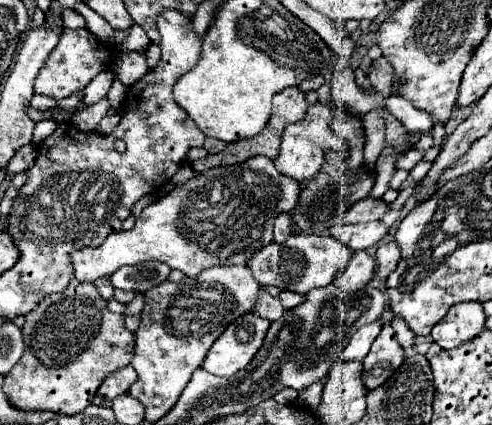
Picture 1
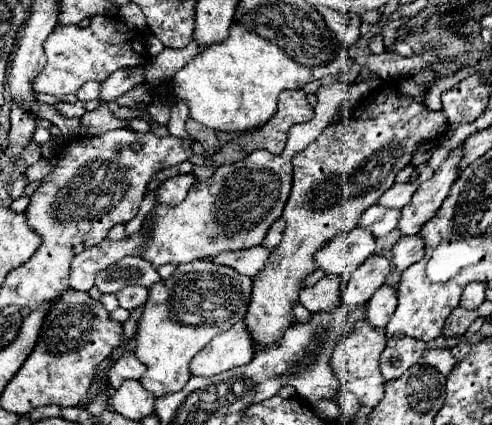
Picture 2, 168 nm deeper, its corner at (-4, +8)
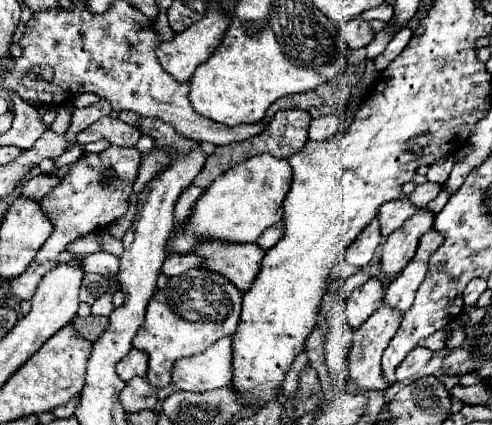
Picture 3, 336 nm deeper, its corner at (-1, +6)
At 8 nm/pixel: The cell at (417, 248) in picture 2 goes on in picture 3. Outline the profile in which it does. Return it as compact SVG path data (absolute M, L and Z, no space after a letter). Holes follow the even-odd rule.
M429 230L429 232L423 234L423 238L419 240L419 248L417 248L413 260L415 260L415 262L427 262L429 256L439 248L441 242L443 242L443 236L437 234L435 230Z

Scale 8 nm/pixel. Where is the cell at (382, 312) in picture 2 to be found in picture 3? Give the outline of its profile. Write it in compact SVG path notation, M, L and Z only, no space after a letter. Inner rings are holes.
M409 262L407 268L401 274L397 274L393 282L389 282L383 304L393 306L395 310L401 310L401 312L409 310L415 298L415 290L423 282L425 274L427 274L425 262Z

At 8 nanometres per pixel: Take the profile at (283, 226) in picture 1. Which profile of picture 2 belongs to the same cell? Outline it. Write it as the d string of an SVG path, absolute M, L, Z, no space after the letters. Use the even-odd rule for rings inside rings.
M278 218L278 220L270 226L270 230L268 230L268 234L266 234L262 246L264 246L264 248L276 248L276 246L280 244L280 240L282 240L284 226L286 226L286 222L284 222L282 218Z

